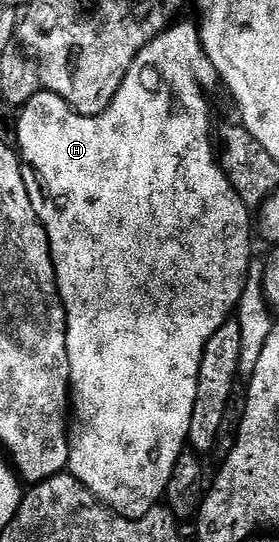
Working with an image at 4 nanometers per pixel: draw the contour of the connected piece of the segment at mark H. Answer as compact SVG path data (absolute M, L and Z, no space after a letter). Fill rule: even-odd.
M194 20L183 21L180 25L172 24L158 34L136 55L120 90L103 114L96 117L81 115L71 109L65 99L46 91L35 93L33 99L29 99L18 110L19 163L23 167L25 187L29 191L33 211L37 211L49 235L51 258L55 264L55 282L67 316L67 350L71 372L69 405L73 410L73 420L69 425L67 469L97 500L102 501L114 513L120 513L122 517L144 517L154 505L164 500L174 465L185 453L185 446L188 444L187 432L193 419L193 403L197 399L197 383L205 343L226 321L232 320L247 282L247 272L253 264L253 217L223 174L223 167L219 164L216 150L213 148L211 105L203 94L202 83L199 82L199 72L202 71L203 65L205 69L198 24Z

